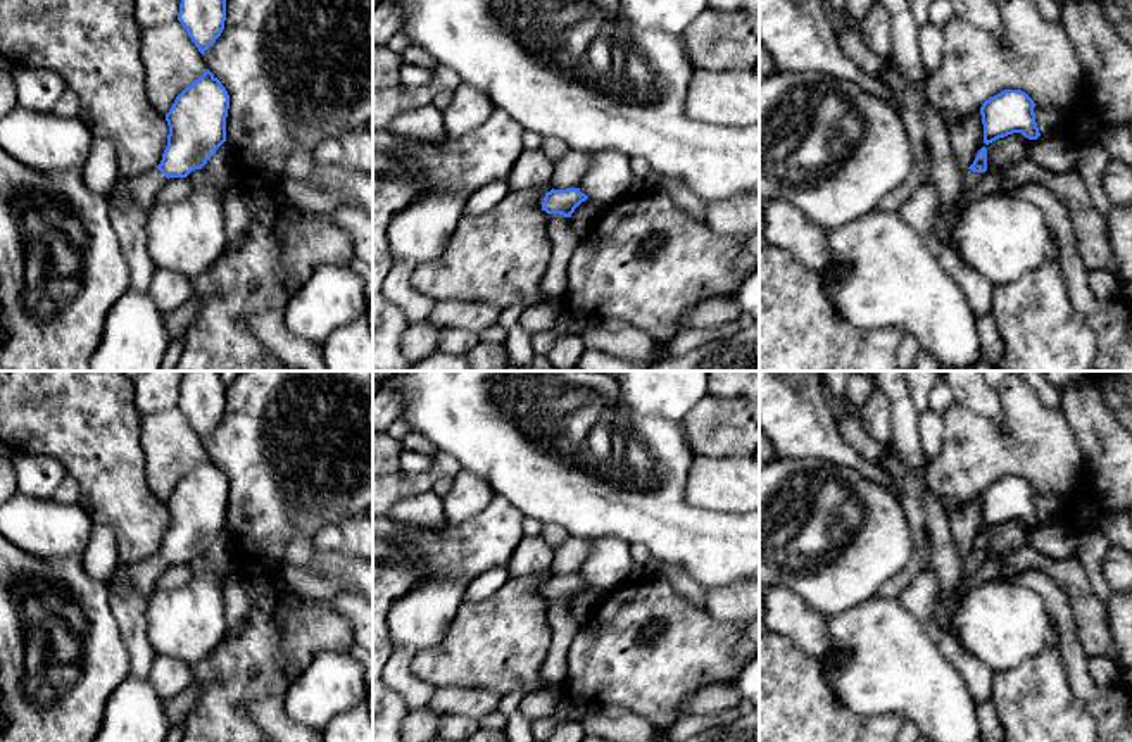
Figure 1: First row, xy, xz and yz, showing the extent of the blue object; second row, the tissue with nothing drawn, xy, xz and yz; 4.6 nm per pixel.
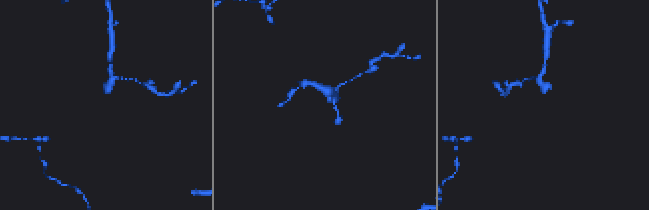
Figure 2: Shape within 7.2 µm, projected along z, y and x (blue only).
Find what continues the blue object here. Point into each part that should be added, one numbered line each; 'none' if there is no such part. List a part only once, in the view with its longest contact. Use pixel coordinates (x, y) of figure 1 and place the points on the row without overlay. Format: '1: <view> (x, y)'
1: yz (970, 565)

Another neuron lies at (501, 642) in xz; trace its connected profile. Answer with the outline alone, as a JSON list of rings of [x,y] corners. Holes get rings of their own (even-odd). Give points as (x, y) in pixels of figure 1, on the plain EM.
[[[550,576],[509,578],[494,595],[462,602],[443,640],[411,657],[411,673],[433,687],[487,689],[502,699],[540,690],[552,630],[538,587]]]

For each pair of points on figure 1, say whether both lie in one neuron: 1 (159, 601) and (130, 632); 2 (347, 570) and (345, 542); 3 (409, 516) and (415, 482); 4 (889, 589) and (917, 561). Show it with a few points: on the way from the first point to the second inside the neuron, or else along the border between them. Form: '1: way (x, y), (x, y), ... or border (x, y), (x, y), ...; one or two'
1: border (145, 596), (145, 637), (157, 654); two
2: border (314, 547), (354, 558); two
3: border (432, 489), (402, 497), (390, 508); two
4: way (896, 585), (913, 568); one

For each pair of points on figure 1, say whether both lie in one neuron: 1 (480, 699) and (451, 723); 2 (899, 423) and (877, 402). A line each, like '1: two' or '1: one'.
1: two
2: two

